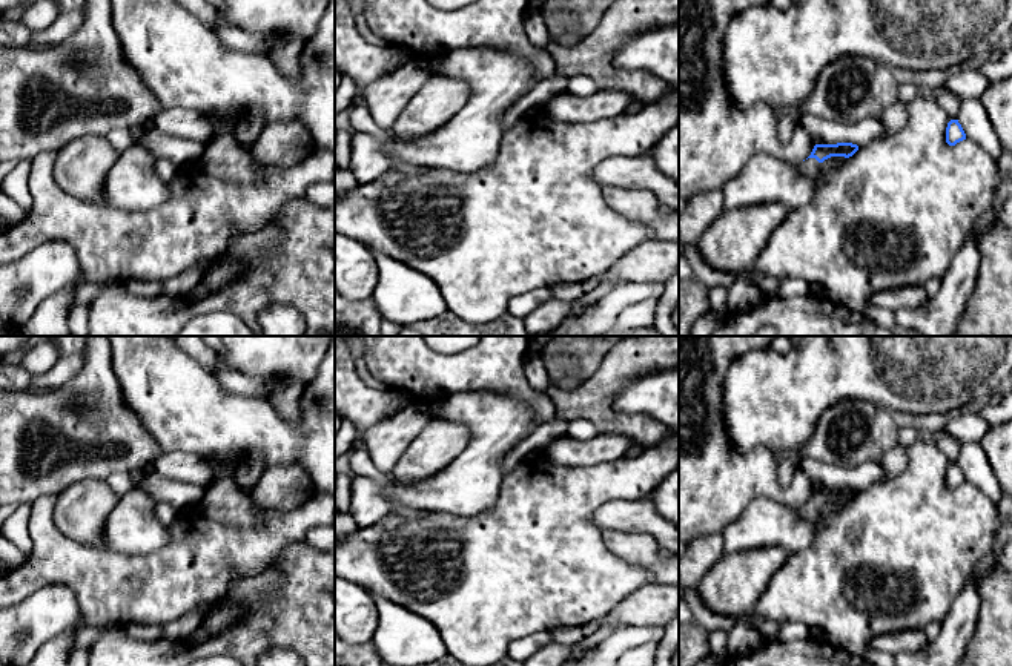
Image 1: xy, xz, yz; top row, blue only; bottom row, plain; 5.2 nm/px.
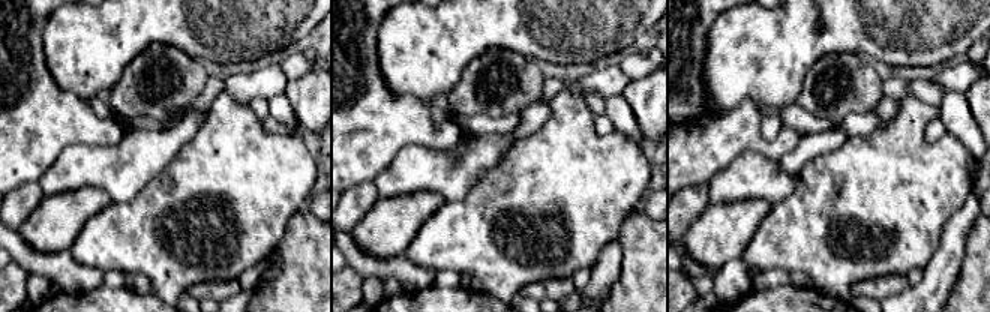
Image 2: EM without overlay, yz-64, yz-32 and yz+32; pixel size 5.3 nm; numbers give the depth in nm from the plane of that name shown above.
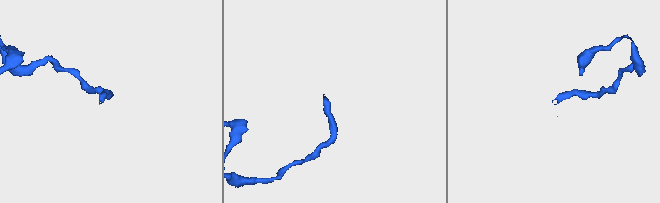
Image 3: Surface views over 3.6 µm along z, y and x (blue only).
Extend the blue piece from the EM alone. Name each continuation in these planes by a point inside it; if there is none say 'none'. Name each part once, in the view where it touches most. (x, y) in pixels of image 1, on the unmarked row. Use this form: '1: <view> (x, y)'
1: yz (810, 510)

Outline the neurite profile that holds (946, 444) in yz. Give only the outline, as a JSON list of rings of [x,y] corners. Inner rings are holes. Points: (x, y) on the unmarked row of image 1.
[[[938,430],[926,436],[952,463],[957,463],[960,443],[951,434],[944,433],[943,430]]]

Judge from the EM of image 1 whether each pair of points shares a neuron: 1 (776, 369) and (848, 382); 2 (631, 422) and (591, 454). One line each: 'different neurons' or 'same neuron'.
1: same neuron
2: different neurons

